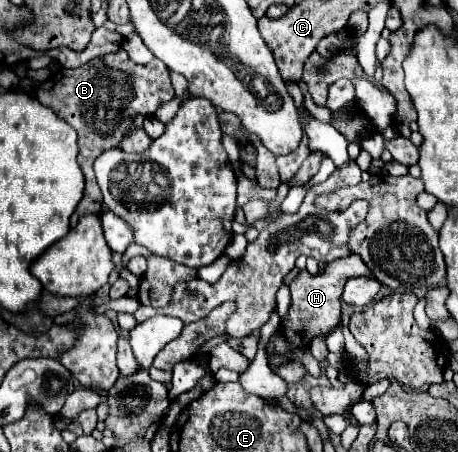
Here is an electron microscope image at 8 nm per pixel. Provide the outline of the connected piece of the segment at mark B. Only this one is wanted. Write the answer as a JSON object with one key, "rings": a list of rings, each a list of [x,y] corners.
{"rings":[[[125,49],[109,53],[81,65],[79,69],[59,69],[37,87],[37,99],[55,109],[79,135],[79,165],[85,175],[85,195],[71,215],[71,227],[79,223],[83,215],[101,215],[103,197],[93,175],[93,161],[107,149],[119,149],[121,141],[135,129],[135,117],[149,117],[161,103],[173,99],[173,87],[169,69],[161,61],[153,59],[147,65],[137,65],[129,59]]]}

